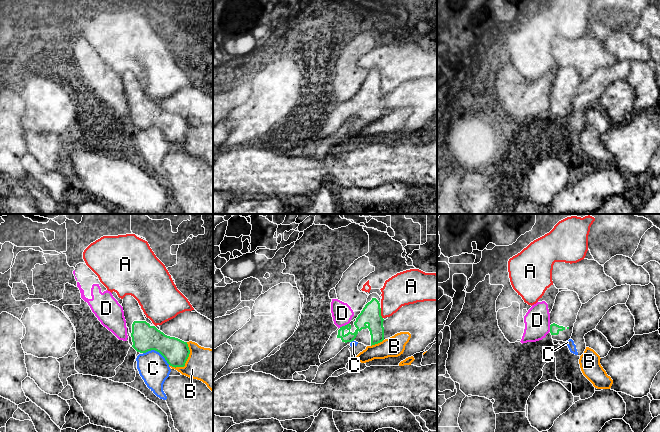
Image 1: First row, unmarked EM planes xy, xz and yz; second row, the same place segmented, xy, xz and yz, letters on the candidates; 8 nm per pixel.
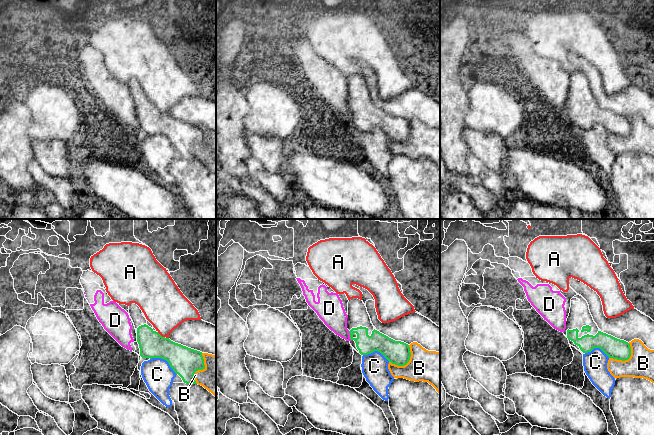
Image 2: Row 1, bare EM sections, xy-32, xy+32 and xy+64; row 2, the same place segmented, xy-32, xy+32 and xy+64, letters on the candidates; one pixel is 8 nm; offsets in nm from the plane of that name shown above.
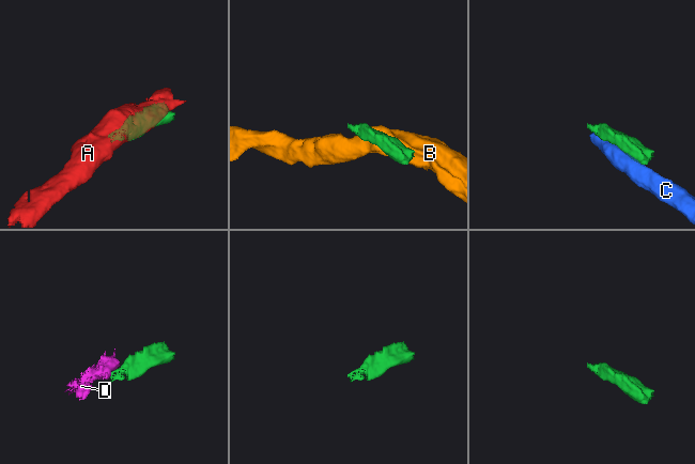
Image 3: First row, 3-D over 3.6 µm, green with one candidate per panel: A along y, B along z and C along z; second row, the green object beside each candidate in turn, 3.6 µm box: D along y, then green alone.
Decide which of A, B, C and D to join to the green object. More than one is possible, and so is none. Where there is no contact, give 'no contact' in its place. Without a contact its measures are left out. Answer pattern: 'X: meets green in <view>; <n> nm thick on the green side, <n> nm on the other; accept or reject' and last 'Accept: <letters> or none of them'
A: meets green in xz; 160 nm thick on the green side, 260 nm on the other; reject
B: meets green in xy; 200 nm thick on the green side, 280 nm on the other; reject
C: meets green in xy; 220 nm thick on the green side, 240 nm on the other; reject
D: meets green in xz; 160 nm thick on the green side, 160 nm on the other; reject
Accept: none of them

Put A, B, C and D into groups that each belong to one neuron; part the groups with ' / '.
A / B / C / D

